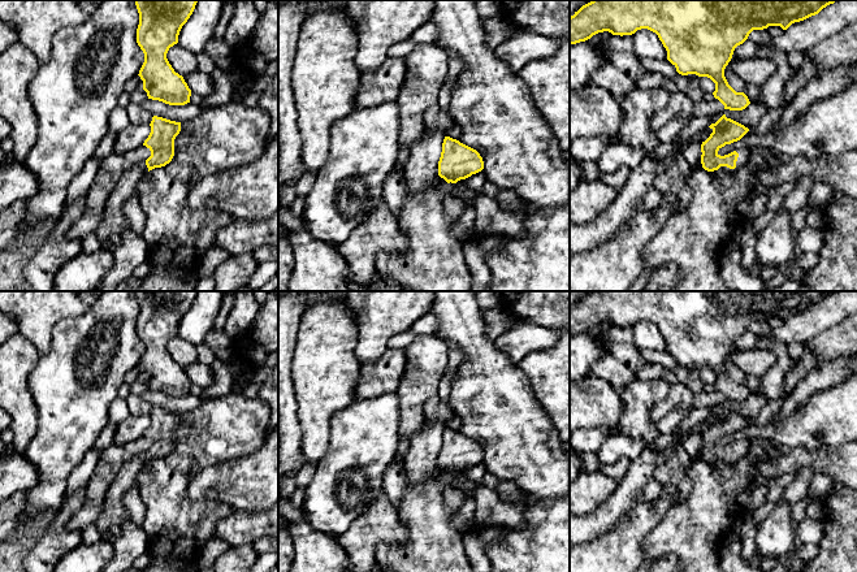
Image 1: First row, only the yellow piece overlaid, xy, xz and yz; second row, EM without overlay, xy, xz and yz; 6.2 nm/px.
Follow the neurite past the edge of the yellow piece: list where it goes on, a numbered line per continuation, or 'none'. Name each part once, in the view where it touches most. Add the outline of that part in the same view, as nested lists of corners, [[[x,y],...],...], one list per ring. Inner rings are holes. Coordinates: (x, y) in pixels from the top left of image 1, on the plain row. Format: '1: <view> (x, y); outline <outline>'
1: yz (744, 446); outline [[[736,441],[736,443],[739,445],[739,448],[737,448],[737,452],[736,452],[736,459],[730,460],[727,458],[720,458],[719,460],[726,462],[726,463],[735,463],[736,460],[750,455],[750,452],[749,452],[750,441]]]

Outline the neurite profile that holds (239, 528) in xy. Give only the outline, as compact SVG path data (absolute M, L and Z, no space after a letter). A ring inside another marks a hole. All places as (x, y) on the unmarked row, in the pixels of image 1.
M278 503L260 514L233 510L217 523L215 536L224 540L229 547L254 545L261 537L277 537Z

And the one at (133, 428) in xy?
M130 415L126 420L116 425L113 443L122 446L139 439L150 424L150 415Z

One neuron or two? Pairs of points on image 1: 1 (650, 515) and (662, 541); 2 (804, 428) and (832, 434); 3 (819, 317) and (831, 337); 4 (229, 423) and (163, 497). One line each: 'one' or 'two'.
1: two
2: one
3: two
4: one

